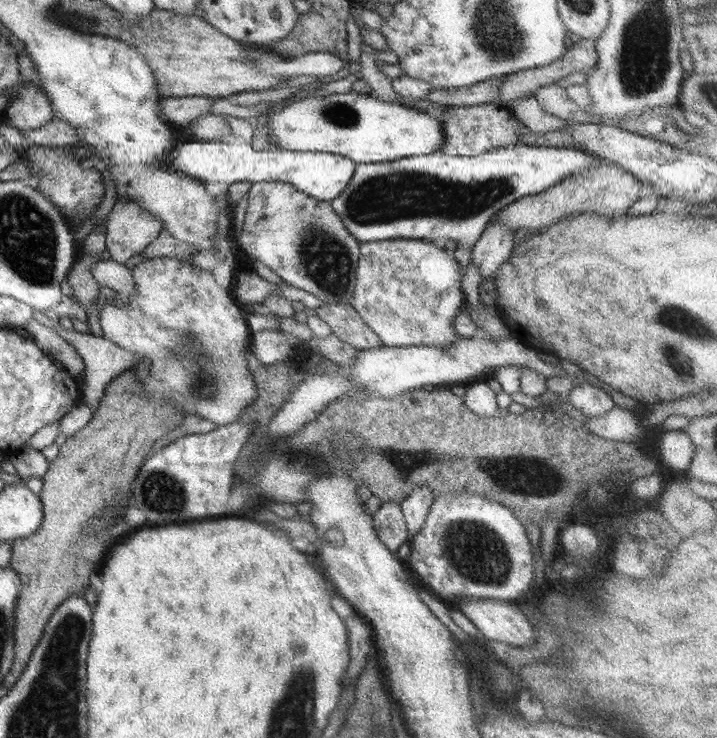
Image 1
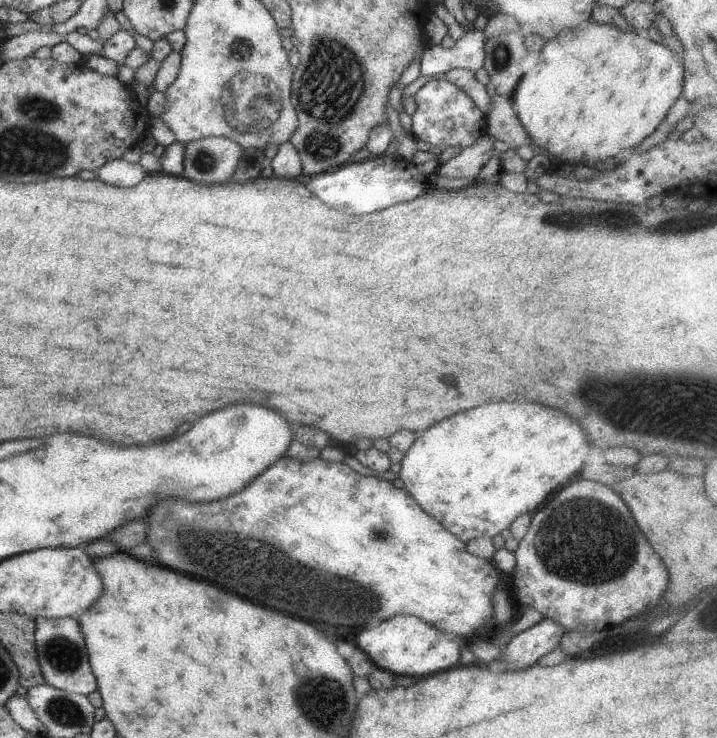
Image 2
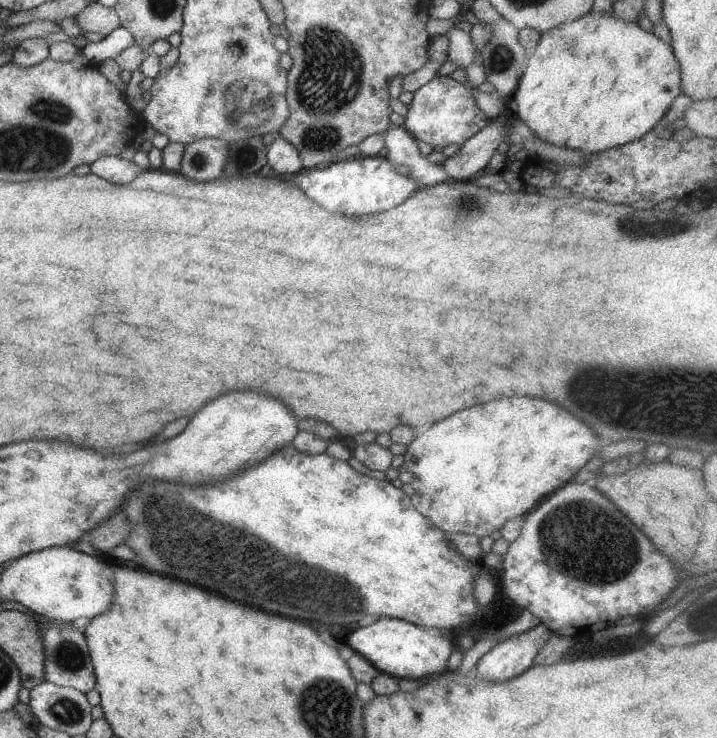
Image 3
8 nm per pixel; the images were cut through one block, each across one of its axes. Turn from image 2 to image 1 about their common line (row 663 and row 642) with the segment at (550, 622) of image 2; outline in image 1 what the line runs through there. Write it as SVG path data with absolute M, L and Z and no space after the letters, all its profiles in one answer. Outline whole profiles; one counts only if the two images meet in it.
M460 596L456 604L487 640L506 642L511 647L534 645L536 630L524 611L510 601Z

